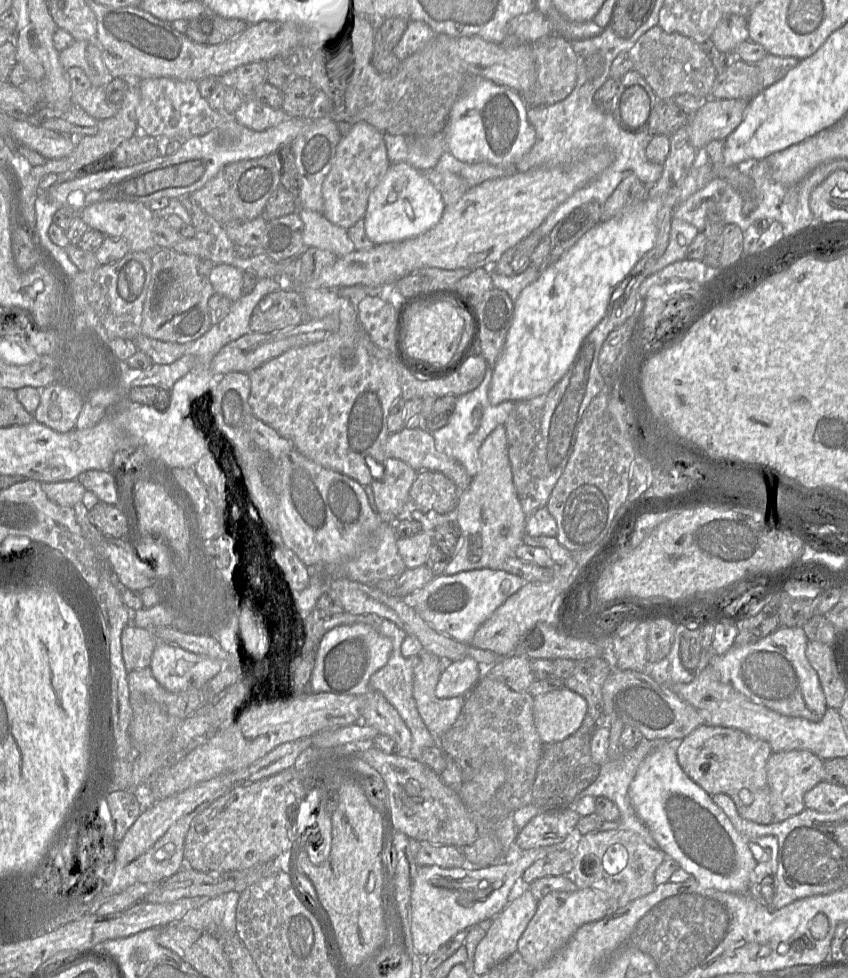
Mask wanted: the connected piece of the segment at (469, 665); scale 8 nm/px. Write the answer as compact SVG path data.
M471 657L448 662L435 688L440 699L468 695L484 674L484 668Z

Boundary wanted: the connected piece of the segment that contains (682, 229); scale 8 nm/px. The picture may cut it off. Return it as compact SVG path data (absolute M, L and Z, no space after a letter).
M672 218L667 249L650 268L650 275L685 259L687 249L698 233L698 229L690 223Z

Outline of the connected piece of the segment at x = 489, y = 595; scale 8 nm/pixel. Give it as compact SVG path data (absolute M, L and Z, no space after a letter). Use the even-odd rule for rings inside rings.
M489 568L462 571L451 576L442 574L413 593L409 602L418 615L437 632L470 644L477 629L491 614L527 583L518 575Z

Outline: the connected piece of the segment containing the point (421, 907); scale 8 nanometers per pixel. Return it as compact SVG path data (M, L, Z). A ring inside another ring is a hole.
M567 837L558 844L515 851L509 861L486 868L418 866L411 894L411 933L415 952L431 955L458 932L467 931L482 921L491 921L508 905L510 891L528 867L551 852L568 849L575 854L576 838Z

